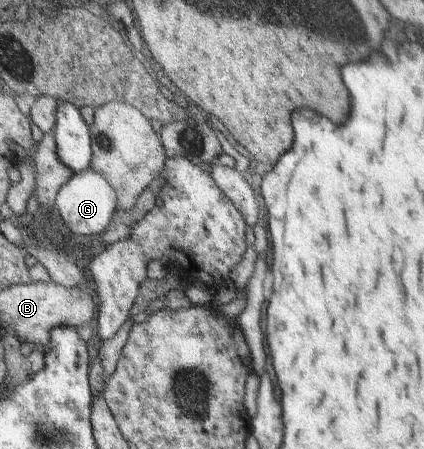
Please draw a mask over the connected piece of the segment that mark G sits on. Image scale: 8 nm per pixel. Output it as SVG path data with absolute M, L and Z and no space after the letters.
M90 168L75 173L71 180L59 191L56 198L56 208L62 224L73 234L99 236L115 216L118 198L115 189L110 186L107 179L97 171Z

